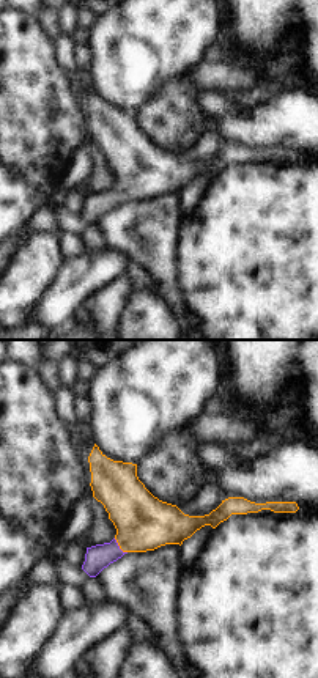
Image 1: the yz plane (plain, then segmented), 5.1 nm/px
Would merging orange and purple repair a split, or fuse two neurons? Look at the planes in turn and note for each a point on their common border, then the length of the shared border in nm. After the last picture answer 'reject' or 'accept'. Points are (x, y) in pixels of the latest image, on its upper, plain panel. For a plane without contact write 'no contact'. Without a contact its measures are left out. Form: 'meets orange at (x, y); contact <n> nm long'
meets orange at (118, 192); contact 100 nm long

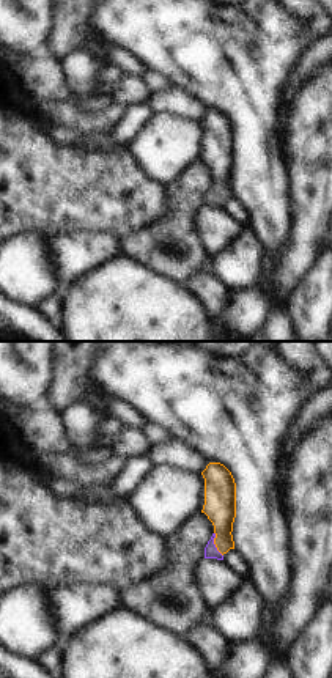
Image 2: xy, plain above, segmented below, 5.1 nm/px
meets orange at (214, 191); contact 130 nm long

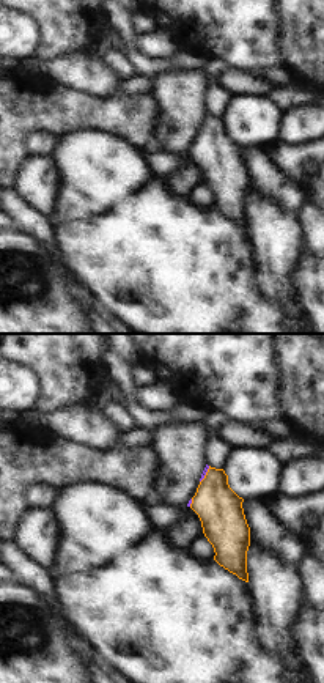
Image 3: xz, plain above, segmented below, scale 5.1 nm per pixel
meets orange at (206, 121); contact 100 nm long

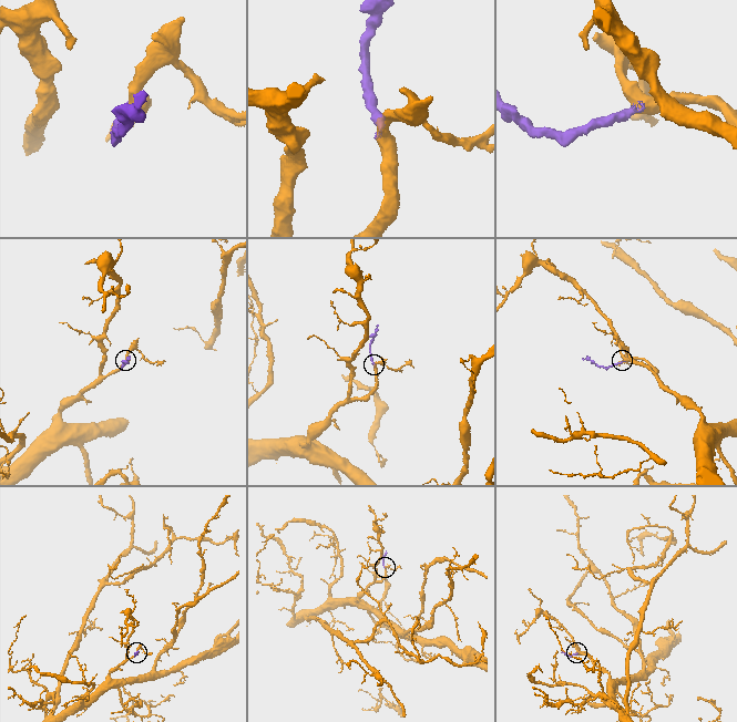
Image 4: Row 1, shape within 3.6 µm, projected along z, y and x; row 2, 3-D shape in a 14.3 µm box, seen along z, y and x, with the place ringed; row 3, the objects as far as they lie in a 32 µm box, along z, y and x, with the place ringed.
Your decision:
accept

